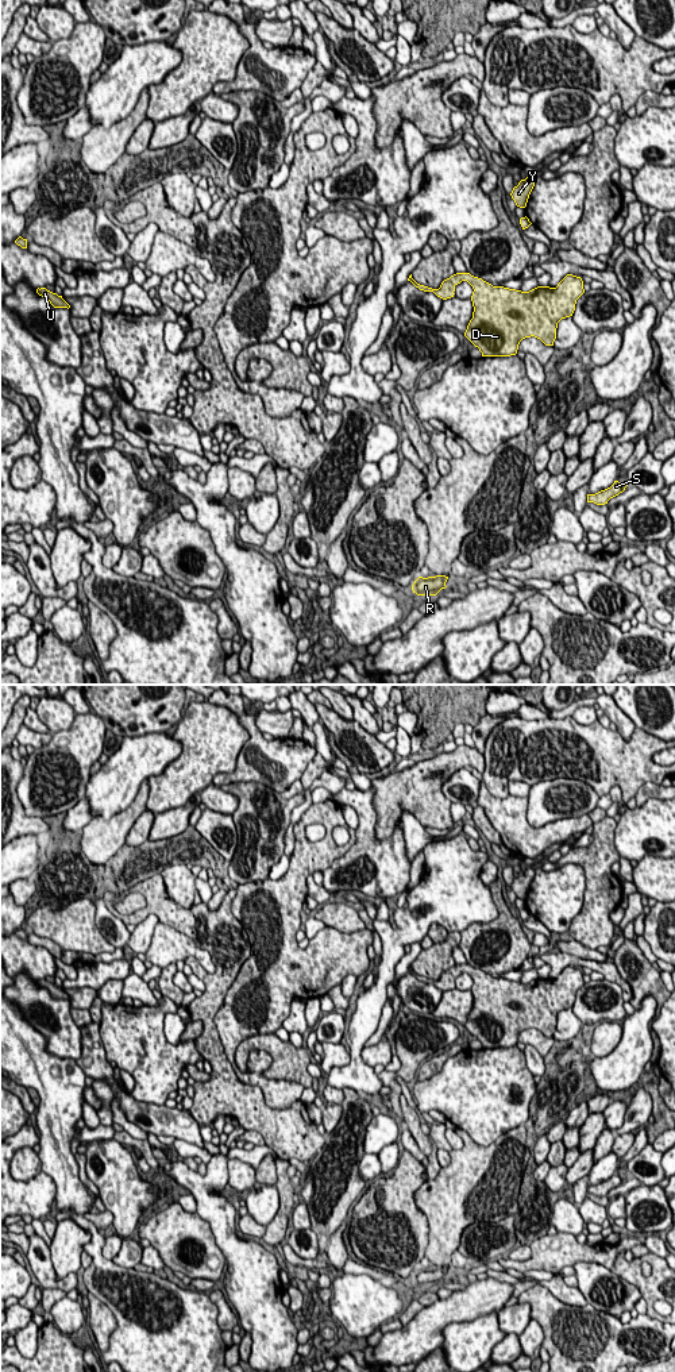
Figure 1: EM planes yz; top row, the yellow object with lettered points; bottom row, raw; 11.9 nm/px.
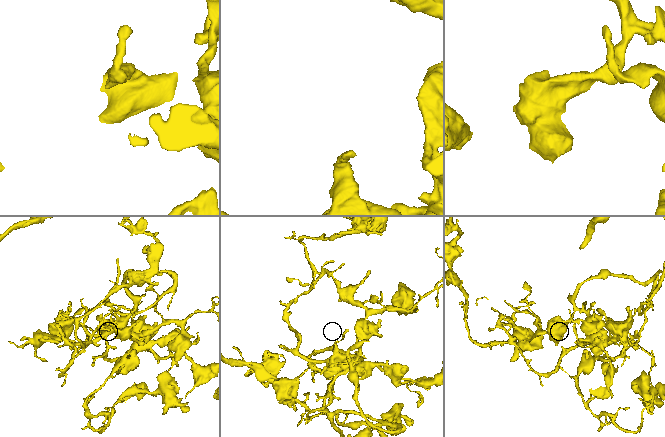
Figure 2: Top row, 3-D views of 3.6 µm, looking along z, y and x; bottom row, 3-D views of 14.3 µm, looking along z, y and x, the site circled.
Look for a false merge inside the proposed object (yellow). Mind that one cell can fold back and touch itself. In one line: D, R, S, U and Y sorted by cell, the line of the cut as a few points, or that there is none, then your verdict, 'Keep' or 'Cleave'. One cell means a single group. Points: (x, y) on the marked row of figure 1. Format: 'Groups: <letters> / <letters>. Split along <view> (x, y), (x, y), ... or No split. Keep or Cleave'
Groups: D R S U Y. No split. Keep

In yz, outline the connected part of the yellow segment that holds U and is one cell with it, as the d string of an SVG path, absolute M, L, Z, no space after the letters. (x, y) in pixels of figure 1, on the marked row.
M38 288L36 293L42 297L46 297L54 308L70 308L70 305L62 298L62 296L53 293L46 288Z

